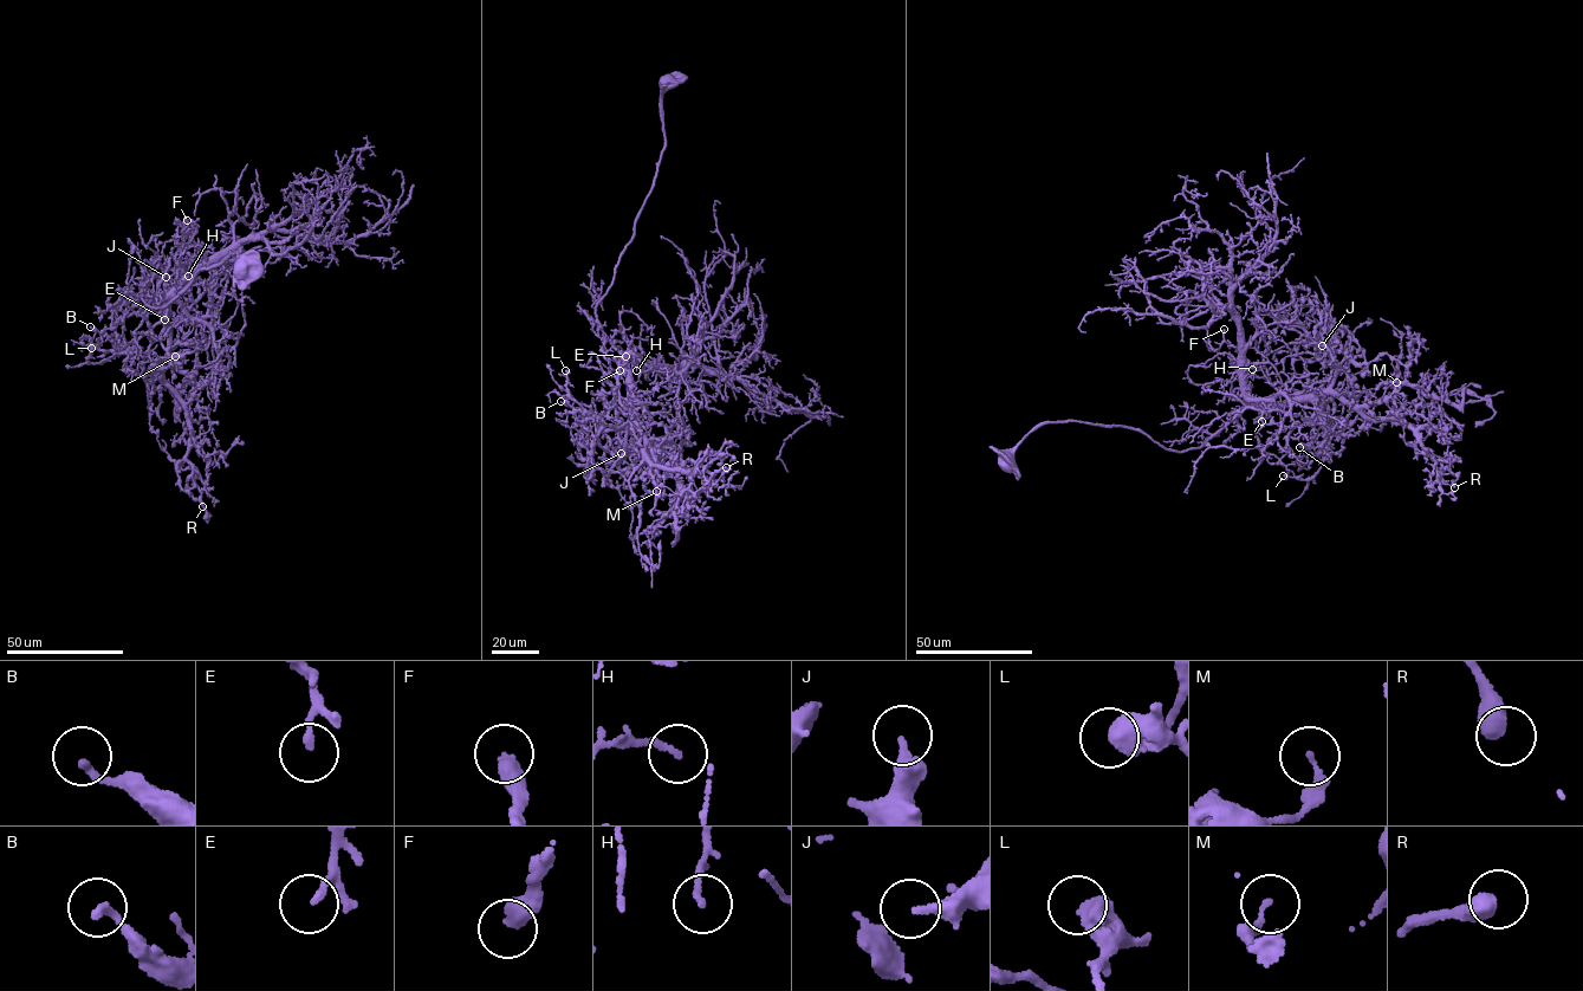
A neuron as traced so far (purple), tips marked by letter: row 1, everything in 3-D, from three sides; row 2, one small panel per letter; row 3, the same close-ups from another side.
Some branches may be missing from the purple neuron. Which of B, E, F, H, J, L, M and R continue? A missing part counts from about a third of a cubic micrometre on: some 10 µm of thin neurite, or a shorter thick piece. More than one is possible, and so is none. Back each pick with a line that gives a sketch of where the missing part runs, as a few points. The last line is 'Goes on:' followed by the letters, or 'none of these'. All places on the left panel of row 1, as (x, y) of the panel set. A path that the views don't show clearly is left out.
Goes on: none of these

